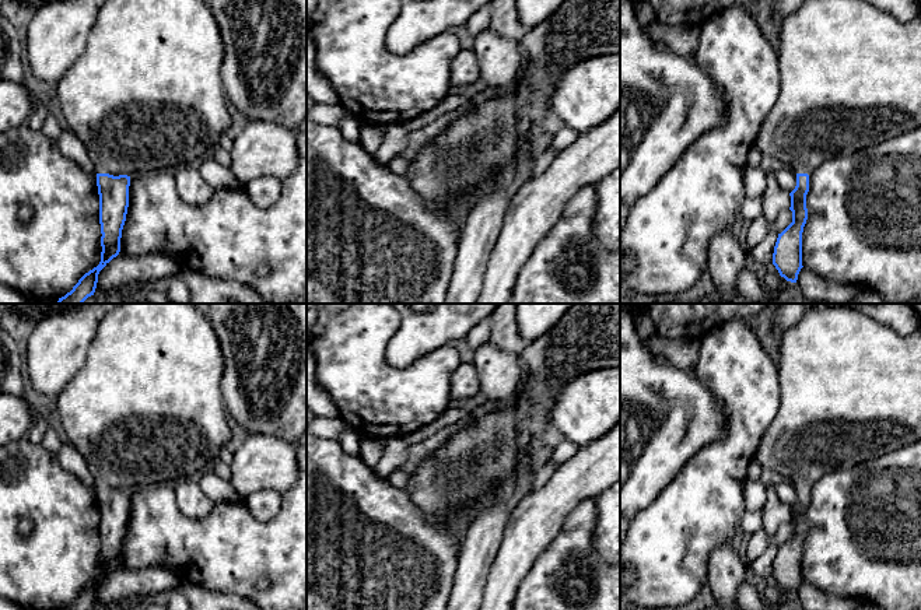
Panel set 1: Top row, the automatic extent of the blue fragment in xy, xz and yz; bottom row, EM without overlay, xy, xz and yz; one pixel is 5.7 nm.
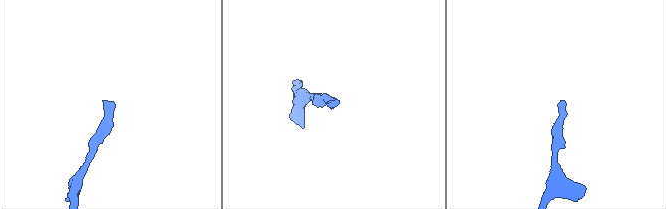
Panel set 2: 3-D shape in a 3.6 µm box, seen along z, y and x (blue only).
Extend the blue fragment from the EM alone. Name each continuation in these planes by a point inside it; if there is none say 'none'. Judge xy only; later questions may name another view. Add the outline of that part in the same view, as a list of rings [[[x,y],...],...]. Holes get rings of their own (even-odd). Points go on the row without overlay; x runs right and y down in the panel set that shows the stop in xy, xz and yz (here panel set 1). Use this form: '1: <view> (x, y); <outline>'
1: xy (146, 409); [[[113,304],[112,309],[97,326],[94,340],[87,353],[87,361],[81,371],[57,395],[57,413],[60,417],[64,439],[71,444],[84,458],[97,487],[147,488],[150,485],[176,484],[182,478],[192,478],[206,464],[211,464],[220,456],[220,451],[231,439],[231,416],[225,409],[221,393],[224,374],[224,355],[218,337],[207,313],[203,313],[195,304]]]

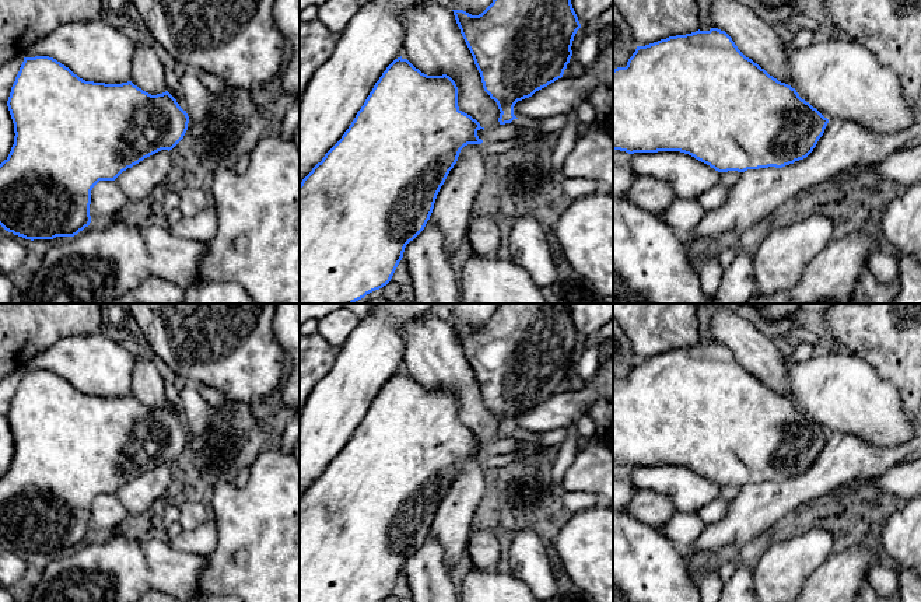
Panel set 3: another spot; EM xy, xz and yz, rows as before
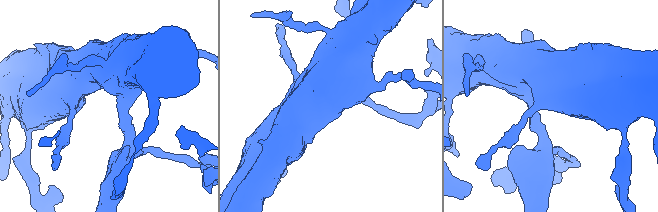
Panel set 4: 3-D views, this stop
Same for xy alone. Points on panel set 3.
none

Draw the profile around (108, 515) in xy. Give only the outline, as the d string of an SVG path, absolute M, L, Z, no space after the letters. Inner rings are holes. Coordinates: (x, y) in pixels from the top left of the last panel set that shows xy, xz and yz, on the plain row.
M99 494L91 504L90 529L94 535L111 535L130 522L129 514L115 494Z

